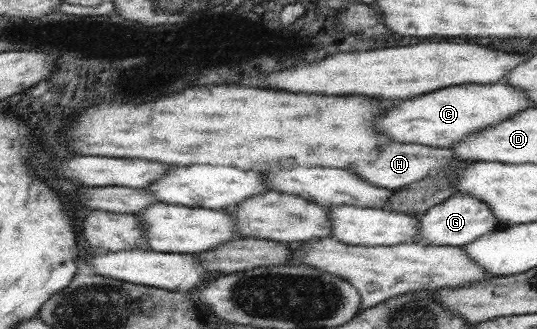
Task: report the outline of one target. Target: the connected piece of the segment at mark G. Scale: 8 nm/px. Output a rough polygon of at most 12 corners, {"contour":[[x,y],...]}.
{"contour":[[453,193],[419,219],[415,243],[462,248],[495,228],[490,207]]}

